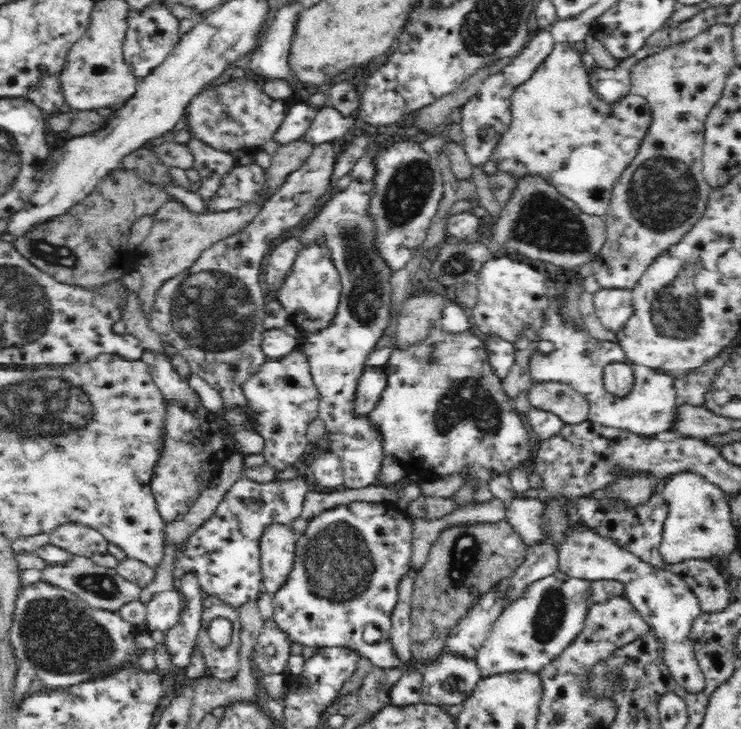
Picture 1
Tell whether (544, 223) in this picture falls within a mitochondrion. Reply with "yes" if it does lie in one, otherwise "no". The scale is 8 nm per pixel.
yes

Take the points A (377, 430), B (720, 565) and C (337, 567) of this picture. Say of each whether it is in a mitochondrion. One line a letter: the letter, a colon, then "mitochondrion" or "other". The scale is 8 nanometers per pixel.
A: other
B: other
C: mitochondrion

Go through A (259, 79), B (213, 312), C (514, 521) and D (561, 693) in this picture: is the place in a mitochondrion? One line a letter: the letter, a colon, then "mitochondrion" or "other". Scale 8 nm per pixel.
A: other
B: mitochondrion
C: other
D: other

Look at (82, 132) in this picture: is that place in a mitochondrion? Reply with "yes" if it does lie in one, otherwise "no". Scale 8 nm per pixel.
no

